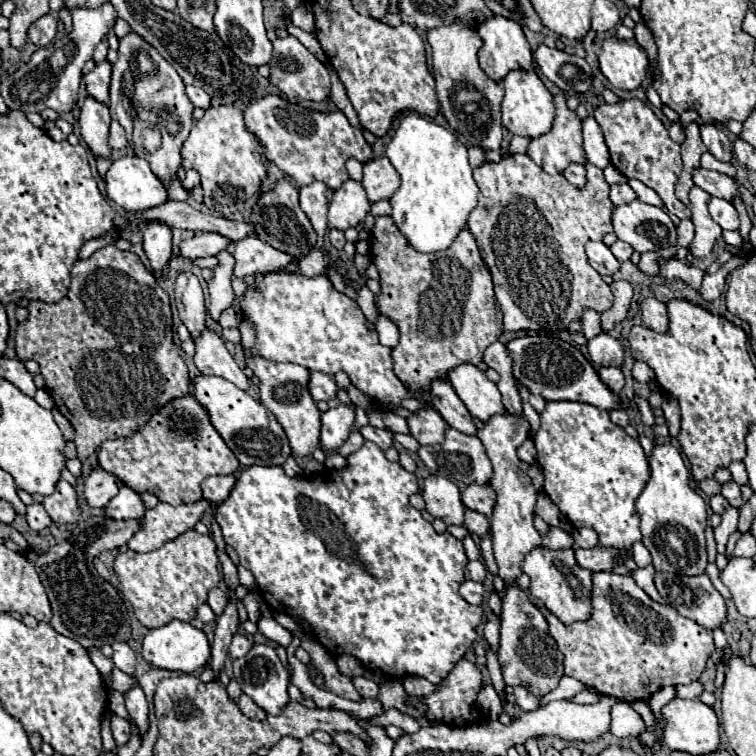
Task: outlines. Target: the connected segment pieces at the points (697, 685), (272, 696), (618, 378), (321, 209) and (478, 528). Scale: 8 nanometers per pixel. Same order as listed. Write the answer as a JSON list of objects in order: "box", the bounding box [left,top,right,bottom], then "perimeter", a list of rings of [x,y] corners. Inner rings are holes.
[{"box":[676,681,702,699],"perimeter":[[[694,681],[690,685],[676,685],[676,697],[680,699],[696,699],[702,693],[702,683]]]},{"box":[234,643,290,715],"perimeter":[[[254,643],[252,649],[234,661],[234,679],[240,683],[242,691],[254,699],[256,705],[260,705],[266,713],[278,715],[282,707],[290,701],[288,699],[288,685],[290,685],[290,673],[278,659],[274,647],[270,643]]]},{"box":[598,367,624,393],"perimeter":[[[600,367],[598,369],[598,375],[600,379],[614,391],[614,393],[620,393],[622,387],[624,387],[624,373],[620,367]]]},{"box":[300,181,332,241],"perimeter":[[[320,181],[300,187],[300,207],[312,221],[320,241],[328,227],[328,199],[330,199],[330,195],[332,195],[330,187]]]},{"box":[464,509,490,535],"perimeter":[[[466,509],[464,511],[464,525],[470,533],[476,533],[476,535],[486,535],[488,529],[490,529],[490,523],[484,515],[480,515],[478,511],[472,511],[472,509]]]}]

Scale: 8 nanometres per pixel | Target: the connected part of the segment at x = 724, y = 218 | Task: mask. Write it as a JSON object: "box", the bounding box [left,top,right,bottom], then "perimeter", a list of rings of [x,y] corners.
{"box":[710,197,738,229],"perimeter":[[[712,197],[710,215],[722,229],[738,229],[738,213],[730,201]]]}

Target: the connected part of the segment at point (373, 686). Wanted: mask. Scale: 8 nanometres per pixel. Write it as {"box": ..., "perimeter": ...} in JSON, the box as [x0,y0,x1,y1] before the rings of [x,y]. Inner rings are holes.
{"box":[352,677,378,697],"perimeter":[[[354,677],[352,683],[354,683],[356,691],[358,691],[362,697],[376,697],[376,695],[378,695],[378,683],[374,683],[372,679]]]}

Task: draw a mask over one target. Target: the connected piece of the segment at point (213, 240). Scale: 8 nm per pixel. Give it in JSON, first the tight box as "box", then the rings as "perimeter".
{"box":[178,233,230,259],"perimeter":[[[200,233],[194,235],[188,241],[180,243],[180,251],[178,255],[182,259],[198,259],[198,257],[210,257],[210,255],[218,255],[222,249],[226,249],[230,243],[230,239],[218,235],[218,233]]]}

